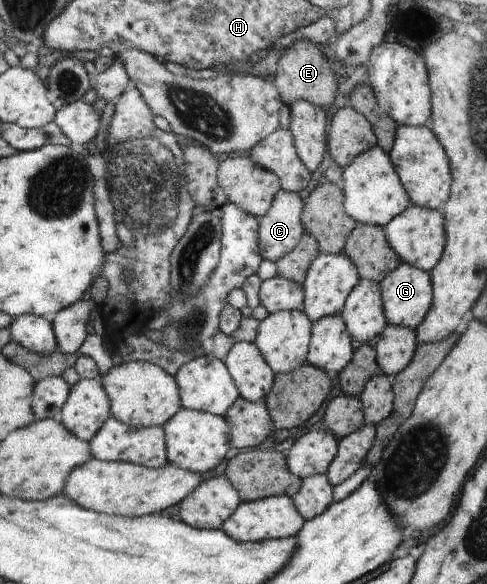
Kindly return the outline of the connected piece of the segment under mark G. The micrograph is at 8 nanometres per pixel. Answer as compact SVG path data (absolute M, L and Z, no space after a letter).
M400 263L384 280L380 282L384 316L386 322L392 326L405 326L416 330L424 320L430 306L432 306L432 283L430 272L414 268L410 264Z

